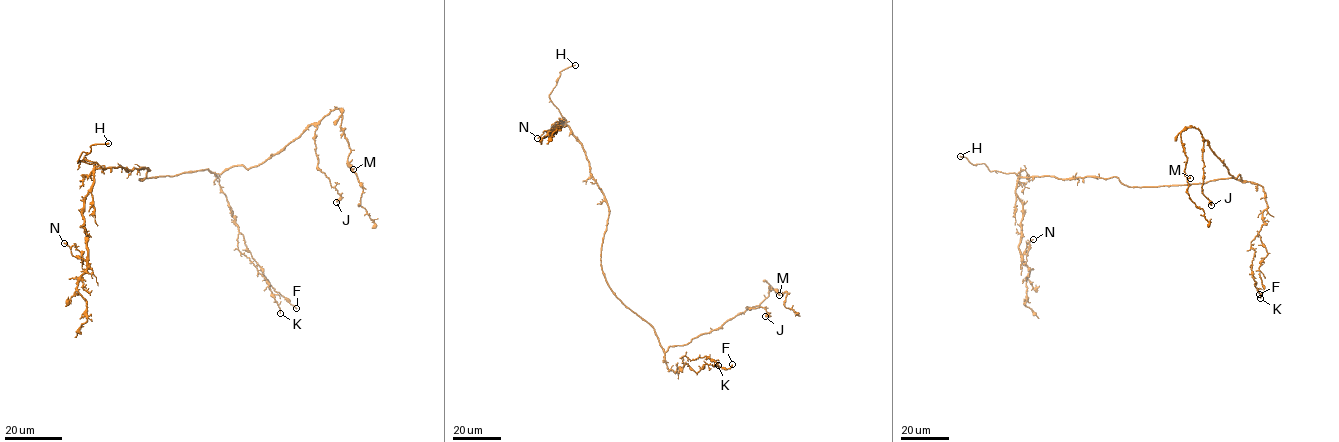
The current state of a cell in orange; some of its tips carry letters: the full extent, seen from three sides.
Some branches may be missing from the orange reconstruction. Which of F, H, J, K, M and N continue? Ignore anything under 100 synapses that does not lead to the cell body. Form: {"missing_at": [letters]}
{"missing_at": ["H"]}

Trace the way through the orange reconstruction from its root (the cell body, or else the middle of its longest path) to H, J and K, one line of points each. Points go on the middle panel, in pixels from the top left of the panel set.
H: (612, 290), (601, 263), (608, 205), (582, 143), (549, 96), (560, 72), (575, 65)
J: (612, 290), (653, 328), (665, 352), (718, 329), (747, 307), (763, 307), (768, 313), (765, 316)
K: (612, 290), (653, 328), (668, 369), (674, 372), (681, 368), (683, 356), (691, 360), (706, 356), (718, 365)

